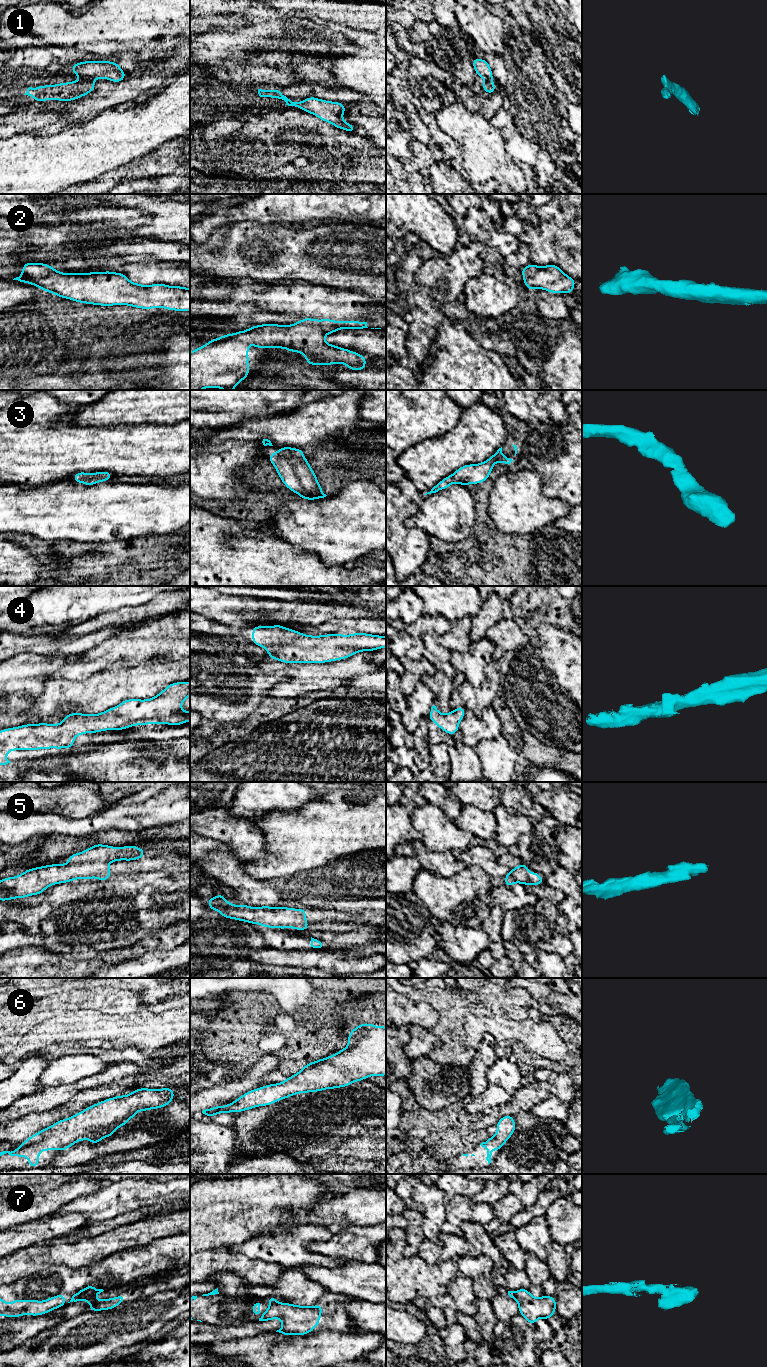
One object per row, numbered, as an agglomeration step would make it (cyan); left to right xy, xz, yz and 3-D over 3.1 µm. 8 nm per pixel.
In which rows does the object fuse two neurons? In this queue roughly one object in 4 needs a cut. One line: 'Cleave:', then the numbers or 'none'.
Cleave: 1, 7

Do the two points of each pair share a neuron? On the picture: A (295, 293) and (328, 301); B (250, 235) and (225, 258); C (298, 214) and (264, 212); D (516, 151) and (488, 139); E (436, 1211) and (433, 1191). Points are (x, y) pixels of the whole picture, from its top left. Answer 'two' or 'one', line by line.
A: one
B: one
C: one
D: two
E: one

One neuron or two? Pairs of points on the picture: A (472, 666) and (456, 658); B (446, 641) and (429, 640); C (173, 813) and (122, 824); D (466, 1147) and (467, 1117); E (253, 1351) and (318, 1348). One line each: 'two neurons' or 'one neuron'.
A: one neuron
B: two neurons
C: one neuron
D: one neuron
E: one neuron

